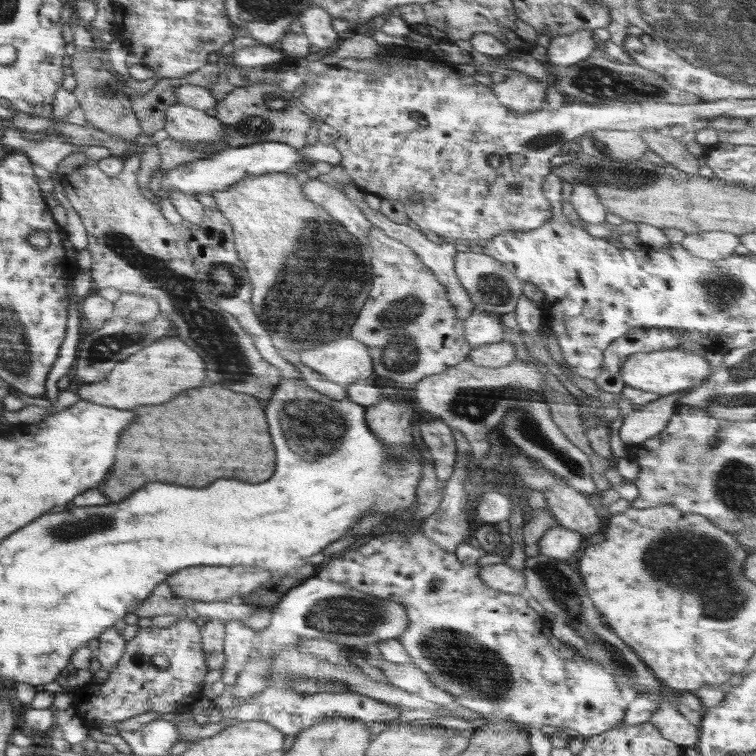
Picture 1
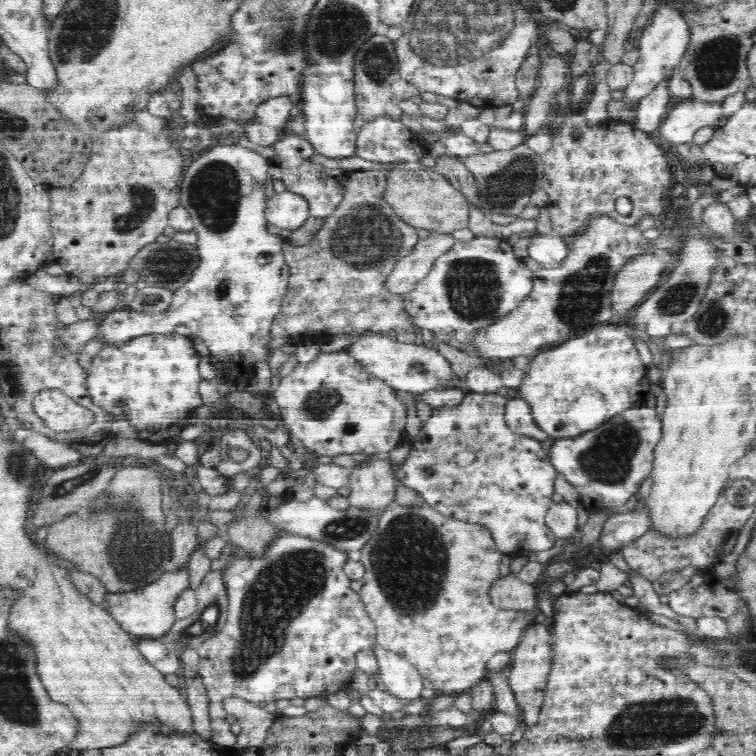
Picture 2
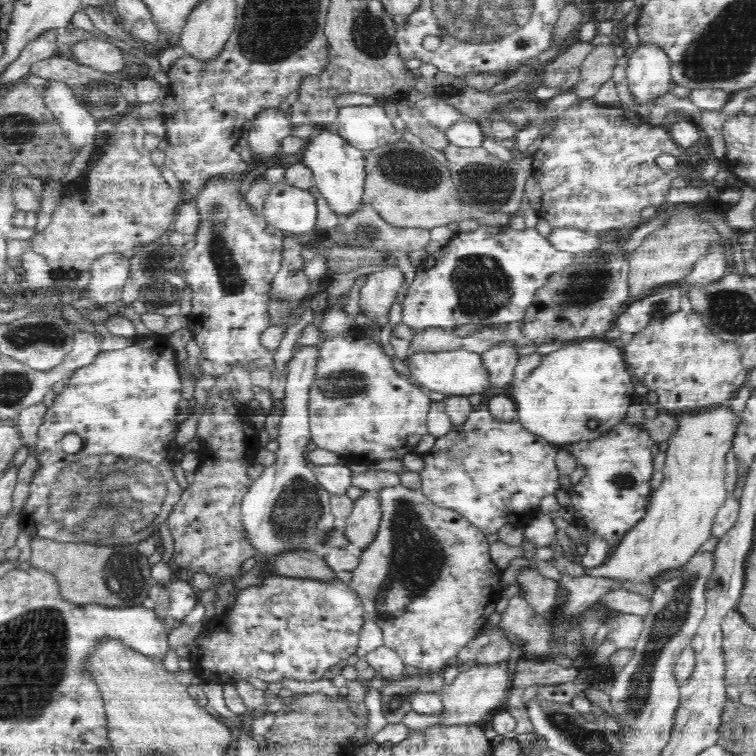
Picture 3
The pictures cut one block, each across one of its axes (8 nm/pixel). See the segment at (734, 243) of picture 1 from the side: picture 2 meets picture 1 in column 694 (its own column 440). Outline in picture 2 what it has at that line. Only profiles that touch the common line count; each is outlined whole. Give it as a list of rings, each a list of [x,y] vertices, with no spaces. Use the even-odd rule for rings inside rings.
[[[432,233],[425,240],[420,240],[408,256],[402,257],[396,262],[394,270],[392,270],[386,281],[388,291],[395,297],[401,297],[404,293],[412,290],[416,286],[416,283],[430,272],[436,258],[450,251],[454,247],[454,244],[457,244],[457,240],[451,234]]]

